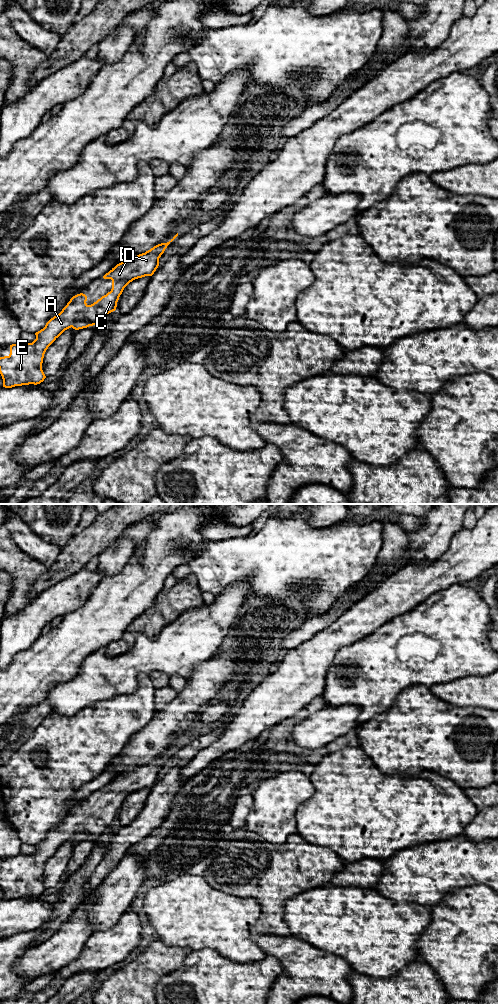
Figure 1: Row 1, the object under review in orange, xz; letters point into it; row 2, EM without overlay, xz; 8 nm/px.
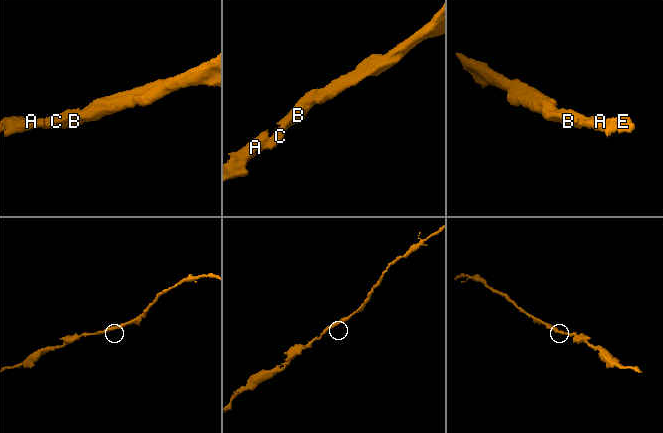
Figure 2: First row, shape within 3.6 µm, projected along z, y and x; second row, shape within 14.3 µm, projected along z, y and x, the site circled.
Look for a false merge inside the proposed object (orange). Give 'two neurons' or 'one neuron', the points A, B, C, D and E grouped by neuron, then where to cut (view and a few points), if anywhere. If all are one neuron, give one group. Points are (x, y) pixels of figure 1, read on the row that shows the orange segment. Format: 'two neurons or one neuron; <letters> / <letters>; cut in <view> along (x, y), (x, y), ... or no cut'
one neuron; A B C D E; no cut

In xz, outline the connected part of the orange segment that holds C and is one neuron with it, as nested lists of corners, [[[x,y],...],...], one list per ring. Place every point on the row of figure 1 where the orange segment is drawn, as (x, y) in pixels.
[[[178,233],[167,243],[161,243],[150,250],[146,251],[145,253],[139,254],[134,258],[131,258],[127,261],[121,262],[117,264],[114,268],[112,268],[108,273],[106,273],[103,278],[104,279],[111,279],[112,280],[112,289],[110,292],[108,292],[106,295],[102,296],[100,299],[98,299],[96,302],[94,302],[91,305],[88,305],[86,303],[87,296],[83,293],[77,294],[73,296],[70,301],[67,303],[67,305],[62,309],[62,311],[51,318],[45,325],[43,329],[36,332],[36,339],[32,343],[23,343],[18,342],[16,344],[10,345],[10,354],[8,356],[0,357],[0,374],[3,379],[3,387],[5,388],[12,388],[15,386],[22,386],[22,385],[29,385],[29,384],[40,384],[44,381],[46,378],[43,370],[42,370],[42,363],[43,358],[46,350],[48,347],[67,329],[73,328],[75,330],[87,328],[89,326],[93,325],[99,325],[102,326],[104,322],[104,318],[107,314],[113,312],[116,310],[117,302],[119,300],[120,295],[122,294],[124,288],[133,280],[142,278],[145,276],[152,276],[156,269],[159,266],[159,258],[164,253],[167,246],[178,236]]]

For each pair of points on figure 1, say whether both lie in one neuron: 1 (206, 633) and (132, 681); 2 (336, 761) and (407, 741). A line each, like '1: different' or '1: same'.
1: same
2: different

